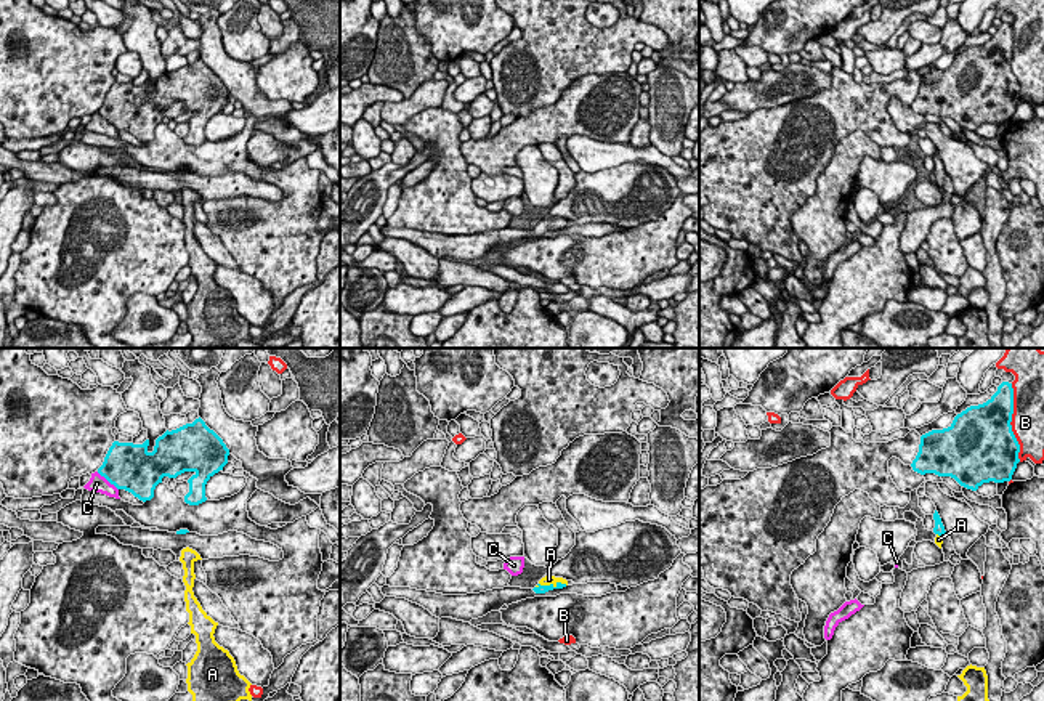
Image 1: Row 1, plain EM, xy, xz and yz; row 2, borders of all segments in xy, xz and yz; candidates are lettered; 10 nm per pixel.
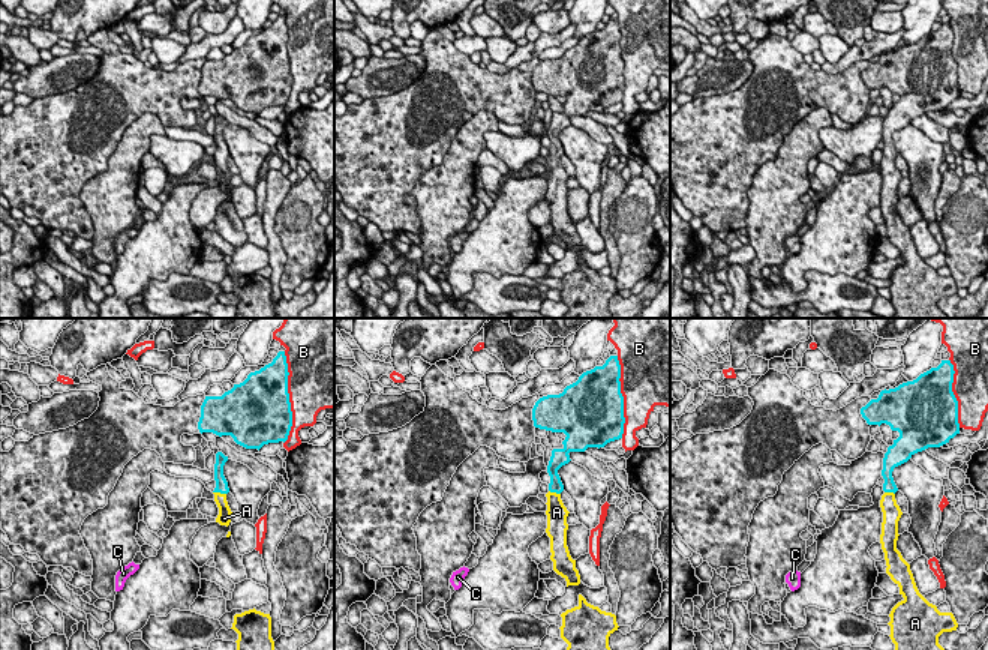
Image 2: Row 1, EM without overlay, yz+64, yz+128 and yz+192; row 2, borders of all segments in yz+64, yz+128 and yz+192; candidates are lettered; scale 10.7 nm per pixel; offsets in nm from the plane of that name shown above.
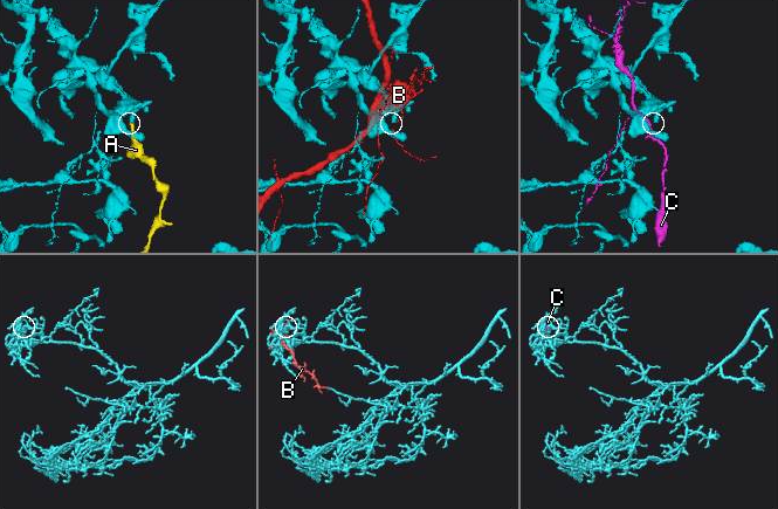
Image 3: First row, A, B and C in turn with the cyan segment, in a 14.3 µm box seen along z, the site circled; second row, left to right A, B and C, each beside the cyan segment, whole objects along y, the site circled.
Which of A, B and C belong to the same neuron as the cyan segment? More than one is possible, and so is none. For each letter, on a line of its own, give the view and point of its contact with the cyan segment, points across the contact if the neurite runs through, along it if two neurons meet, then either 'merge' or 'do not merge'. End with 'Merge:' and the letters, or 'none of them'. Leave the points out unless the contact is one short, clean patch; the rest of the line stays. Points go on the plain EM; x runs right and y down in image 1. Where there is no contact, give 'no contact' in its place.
A: meets cyan in xz at (550, 225); runs through xz (541, 230), (550, 225), (549, 220); merge
B: meets cyan in yz at (1011, 61); do not merge
C: meets cyan in xy at (108, 121); do not merge
Merge: A

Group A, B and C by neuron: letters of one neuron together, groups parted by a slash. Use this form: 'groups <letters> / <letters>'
groups A / B / C

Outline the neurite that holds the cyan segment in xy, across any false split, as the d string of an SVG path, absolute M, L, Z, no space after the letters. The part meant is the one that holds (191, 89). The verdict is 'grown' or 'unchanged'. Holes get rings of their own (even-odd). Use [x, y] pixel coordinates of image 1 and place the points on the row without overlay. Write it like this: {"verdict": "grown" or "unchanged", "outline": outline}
{"verdict": "unchanged", "outline": "M200 58L176 71L167 71L156 80L152 93L148 87L149 80L143 85L114 82L98 114L117 130L146 143L154 138L154 130L164 117L176 119L192 112L184 143L199 146L207 141L207 122L223 111L229 96L223 80Z"}

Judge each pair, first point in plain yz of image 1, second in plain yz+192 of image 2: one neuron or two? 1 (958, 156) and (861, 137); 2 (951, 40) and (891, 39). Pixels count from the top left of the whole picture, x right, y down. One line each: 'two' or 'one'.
1: two
2: one

